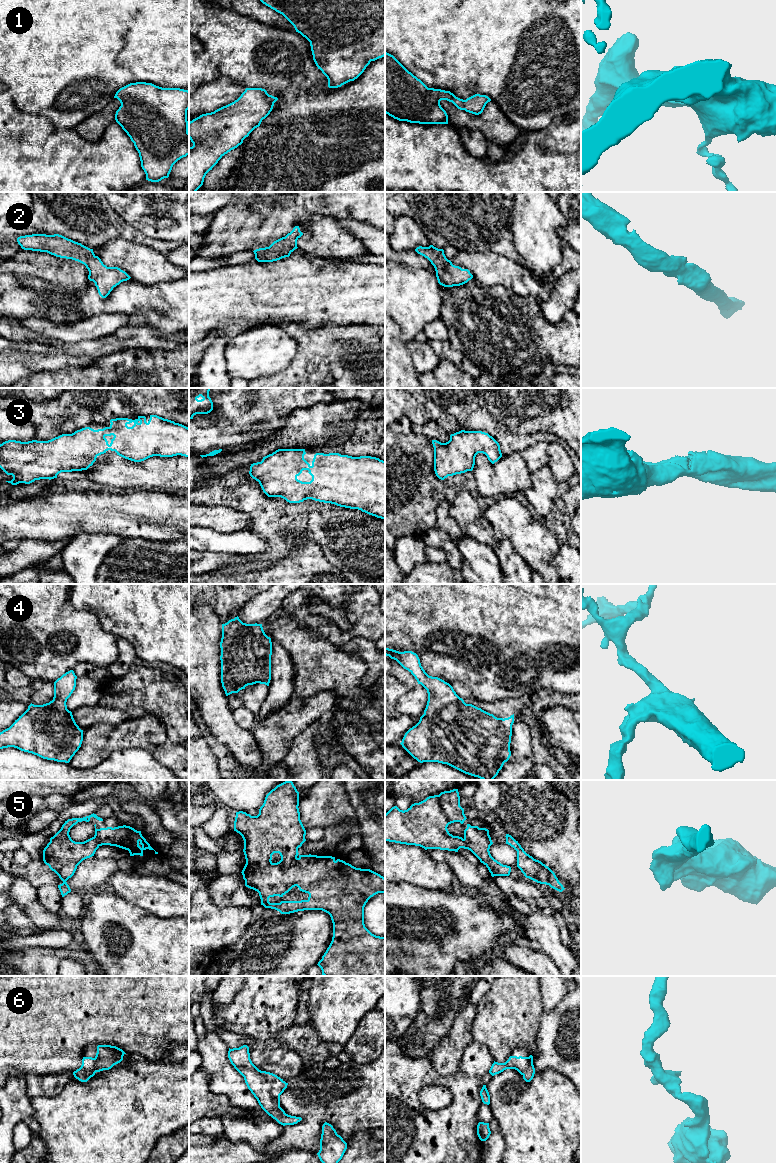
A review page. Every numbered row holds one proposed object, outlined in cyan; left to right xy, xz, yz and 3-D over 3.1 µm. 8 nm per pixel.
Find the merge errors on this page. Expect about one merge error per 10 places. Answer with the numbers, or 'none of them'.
none of them

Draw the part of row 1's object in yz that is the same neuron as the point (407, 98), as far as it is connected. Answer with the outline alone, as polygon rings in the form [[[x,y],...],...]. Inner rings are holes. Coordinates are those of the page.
[[[385,51],[385,113],[399,121],[419,124],[448,124],[440,101],[452,102],[458,109],[479,115],[491,99],[475,94],[466,100],[450,91],[428,88],[393,55]]]

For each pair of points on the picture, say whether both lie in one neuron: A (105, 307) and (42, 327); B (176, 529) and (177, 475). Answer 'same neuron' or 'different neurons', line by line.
A: different neurons
B: different neurons

